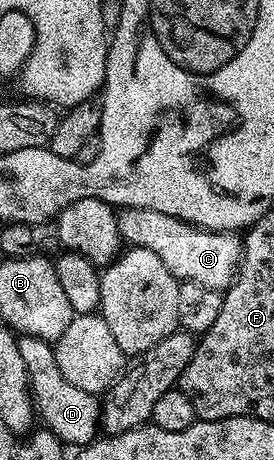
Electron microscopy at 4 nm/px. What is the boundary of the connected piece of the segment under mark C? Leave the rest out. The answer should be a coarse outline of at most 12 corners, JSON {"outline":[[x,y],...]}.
{"outline":[[154,208],[117,209],[121,239],[180,282],[232,285],[241,239]]}

